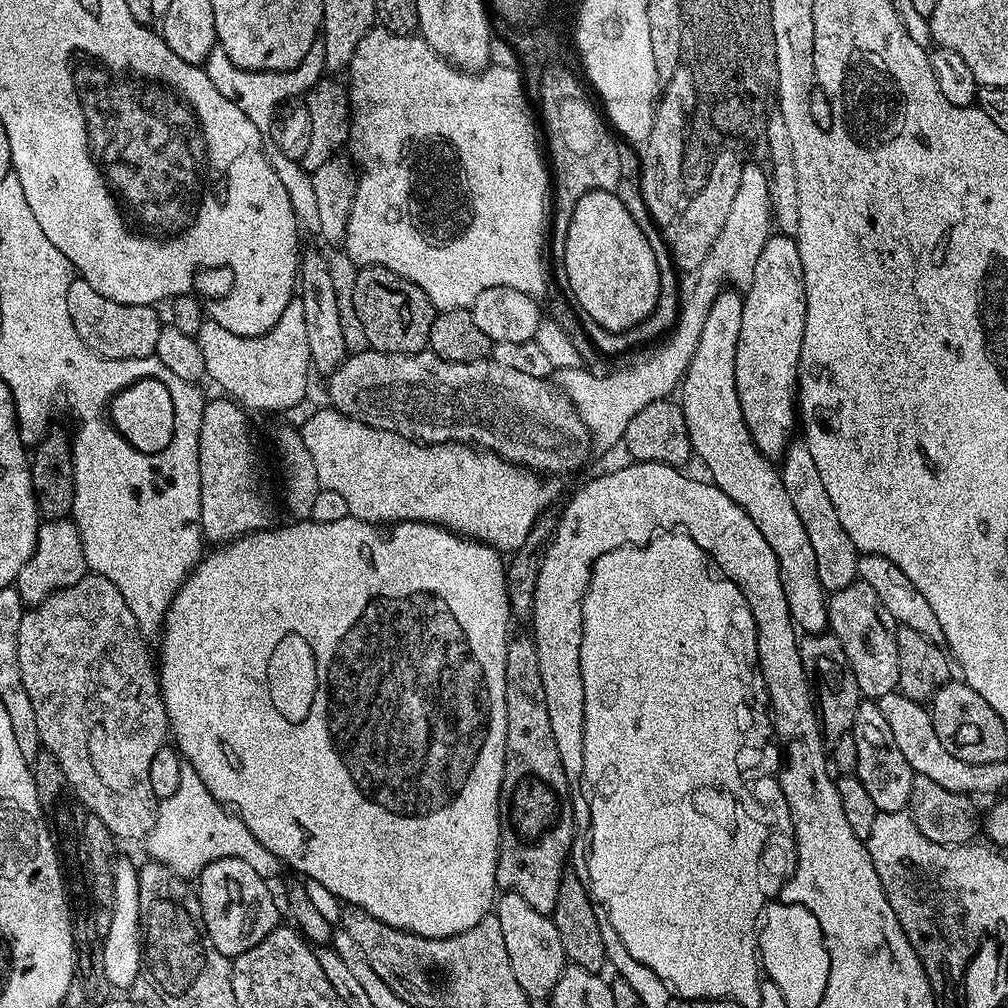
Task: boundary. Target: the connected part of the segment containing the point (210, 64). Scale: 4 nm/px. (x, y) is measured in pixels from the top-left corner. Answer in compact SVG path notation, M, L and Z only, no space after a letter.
M323 35L316 36L313 46L310 46L309 53L296 68L284 72L250 71L247 68L240 68L230 62L226 50L218 46L213 48L208 59L202 65L205 74L214 82L214 90L221 92L222 96L230 102L234 102L246 114L261 132L271 127L272 119L277 109L288 99L297 99L304 92L308 91L325 73L325 40Z

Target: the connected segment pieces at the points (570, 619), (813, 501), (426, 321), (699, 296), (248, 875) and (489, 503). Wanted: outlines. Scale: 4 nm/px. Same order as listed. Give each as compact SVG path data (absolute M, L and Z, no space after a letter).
M628 462L625 468L616 468L586 481L562 508L556 532L542 558L542 570L538 570L538 586L534 590L530 635L538 650L538 670L542 670L550 730L554 730L554 742L558 742L558 754L569 782L584 779L586 685L582 683L580 665L582 606L588 592L588 579L592 577L590 557L593 554L643 546L654 534L679 530L694 538L724 576L739 586L755 623L762 616L772 616L770 600L786 600L770 598L770 594L782 590L778 558L774 558L770 542L762 538L750 514L707 479L691 480L684 474L681 469L658 462Z
M793 439L788 445L778 464L782 478L782 486L786 486L786 494L790 494L790 503L798 518L802 518L802 527L810 537L810 546L814 549L814 562L818 562L818 582L822 582L825 593L846 590L858 579L857 570L859 555L854 542L850 542L850 534L838 522L838 510L834 510L834 502L830 502L830 494L826 494L826 485L822 483L822 474L818 474L818 466L814 462L814 454L810 454L807 443L803 439Z
M364 266L352 284L352 308L368 339L367 347L377 352L422 352L428 348L430 326L437 308L414 282L385 268Z
M696 292L686 307L680 309L671 332L651 347L641 348L632 356L634 358L629 364L624 364L605 376L595 376L594 373L587 372L587 367L584 366L562 368L555 373L555 387L567 396L582 418L592 436L592 447L597 453L608 452L615 444L617 447L623 441L626 426L630 426L630 418L634 418L638 410L650 406L650 402L655 400L669 399L681 387L694 358L694 350L698 350L698 338L702 338L702 325L706 323L706 314L710 314L711 305L706 292Z
M222 858L218 862L210 862L210 866L200 871L198 883L202 918L210 934L210 942L214 942L214 946L218 946L218 950L226 957L238 957L246 950L250 950L250 946L258 946L258 942L262 942L262 938L266 938L281 923L282 908L281 905L280 908L276 905L276 900L268 889L269 881L260 876L258 870L253 870L242 858Z
M331 406L317 407L314 418L300 429L301 438L314 458L314 470L321 488L342 494L348 515L373 526L418 522L437 524L457 536L488 544L501 554L516 552L530 534L538 514L553 507L559 479L541 478L533 469L521 468L498 454L466 444L422 444L396 432L371 428L353 416L343 416Z

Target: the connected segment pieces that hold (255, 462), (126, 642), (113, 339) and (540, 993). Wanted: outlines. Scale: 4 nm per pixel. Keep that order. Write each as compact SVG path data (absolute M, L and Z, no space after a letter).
M231 398L209 399L202 410L202 430L198 438L198 474L204 540L212 546L226 544L239 536L262 532L273 523L272 492L264 477L260 452L248 429L249 413Z
M85 574L78 582L74 582L74 586L66 586L50 594L50 598L46 598L41 604L29 607L21 615L20 625L16 631L16 661L22 686L26 686L26 694L30 694L30 703L34 705L41 745L50 750L52 760L62 770L62 774L66 774L66 782L72 788L73 794L108 827L117 841L143 841L150 834L156 821L158 807L154 789L150 786L150 761L153 760L154 754L158 754L160 748L165 747L170 736L166 706L160 693L158 668L154 663L153 653L152 656L148 653L148 644L149 641L140 632L140 624L134 618L126 598L122 598L118 586L114 586L110 578L95 574Z
M74 278L70 282L70 290L66 290L66 310L70 310L70 322L74 322L78 338L82 338L90 350L108 360L146 358L156 351L162 319L153 305L107 300L98 294L98 290L94 290L94 286L90 286L90 282Z
M504 892L495 901L494 915L502 925L502 938L506 941L506 954L510 954L510 967L514 969L514 978L518 978L518 986L522 986L524 993L533 1001L539 1002L543 996L544 999L551 997L554 986L566 967L562 938L558 938L558 930L552 917L544 916L538 910L534 910L534 906L530 906L530 902L526 902L526 898L513 892Z

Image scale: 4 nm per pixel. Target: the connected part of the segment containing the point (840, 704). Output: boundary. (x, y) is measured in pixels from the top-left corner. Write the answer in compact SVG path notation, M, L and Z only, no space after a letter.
M828 632L804 634L799 637L799 641L802 666L812 686L821 733L829 741L842 738L842 734L852 731L854 714L858 714L862 699L858 678L854 678L854 670L850 670L846 650L842 650L842 642L838 642L838 638Z

